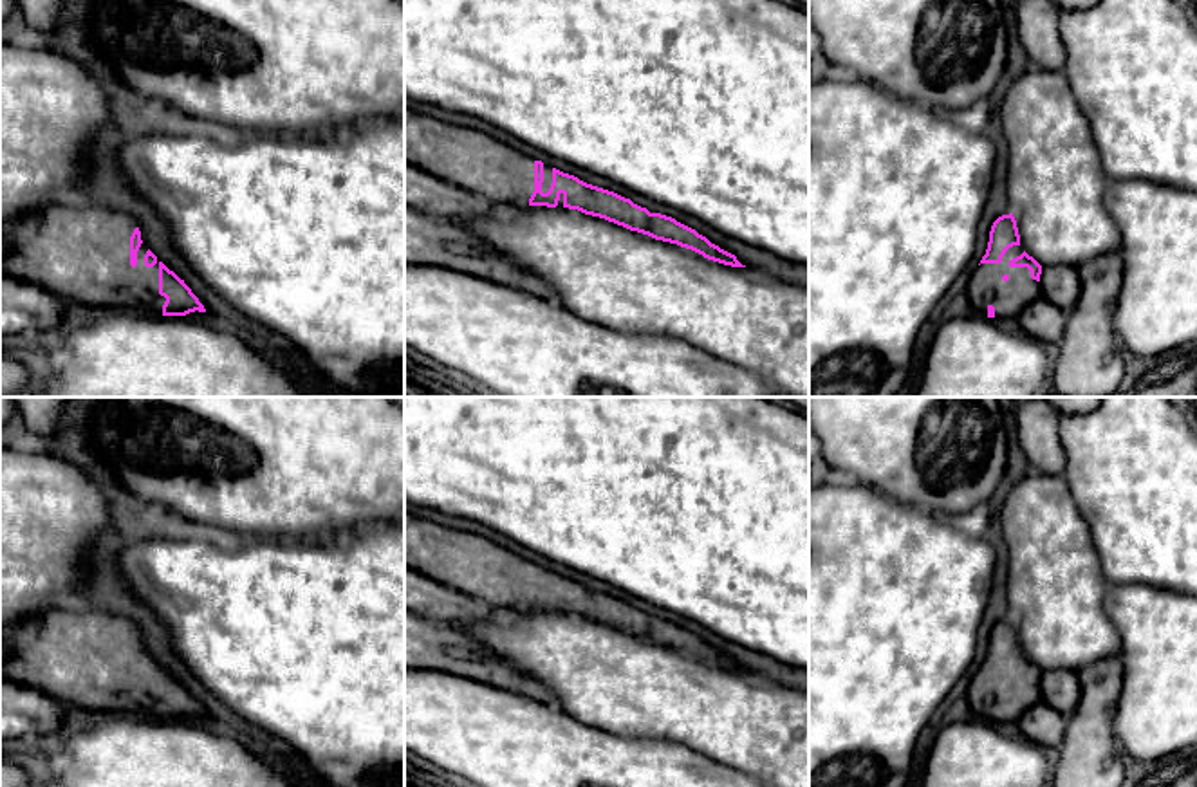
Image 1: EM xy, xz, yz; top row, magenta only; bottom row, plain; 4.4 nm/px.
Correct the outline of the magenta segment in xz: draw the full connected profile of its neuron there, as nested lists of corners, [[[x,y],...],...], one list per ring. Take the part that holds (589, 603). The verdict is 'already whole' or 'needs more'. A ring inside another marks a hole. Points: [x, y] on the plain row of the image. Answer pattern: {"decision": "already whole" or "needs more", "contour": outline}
{"decision": "needs more", "contour": [[[404,513],[404,569],[493,606],[578,614],[655,644],[691,653],[708,664],[746,671],[735,659],[672,621],[650,617],[630,603],[534,565],[478,534],[450,529],[408,513]]]}

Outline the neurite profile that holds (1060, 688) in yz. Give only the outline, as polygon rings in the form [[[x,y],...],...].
[[[1071,670],[1042,671],[1040,679],[1042,702],[1069,717],[1080,700],[1078,673]]]

